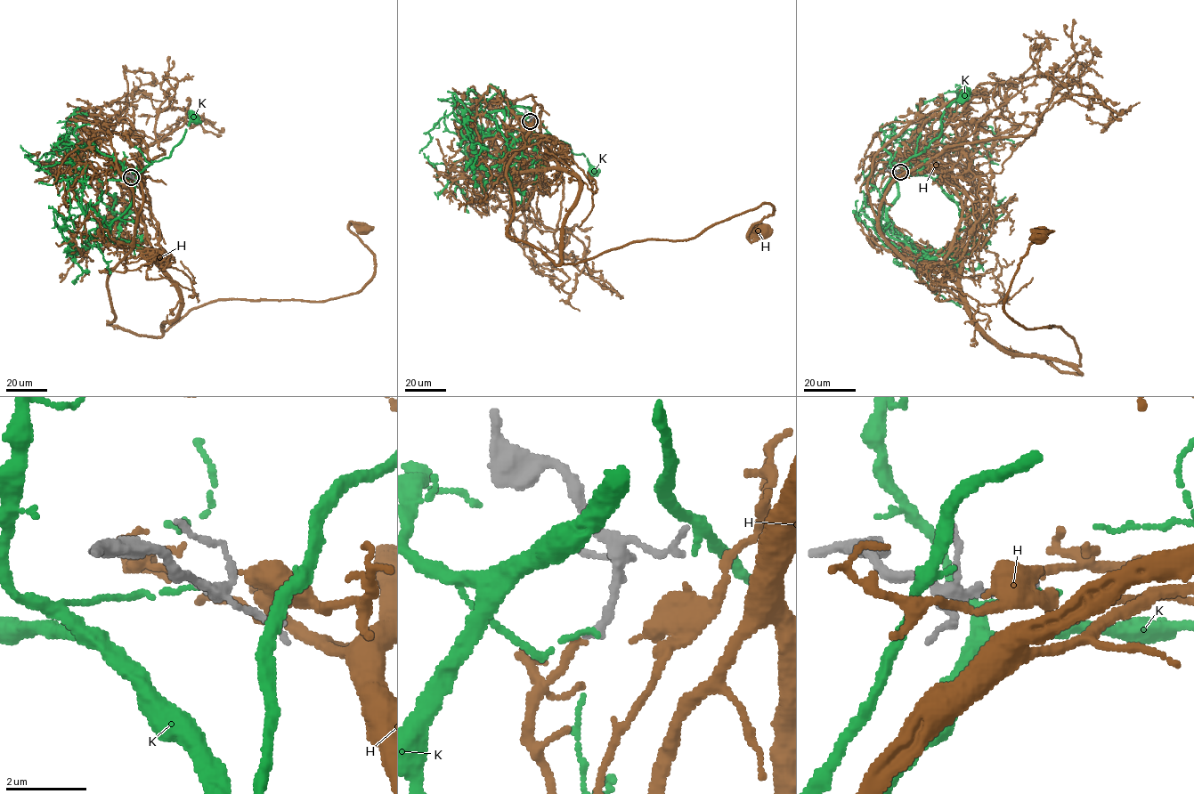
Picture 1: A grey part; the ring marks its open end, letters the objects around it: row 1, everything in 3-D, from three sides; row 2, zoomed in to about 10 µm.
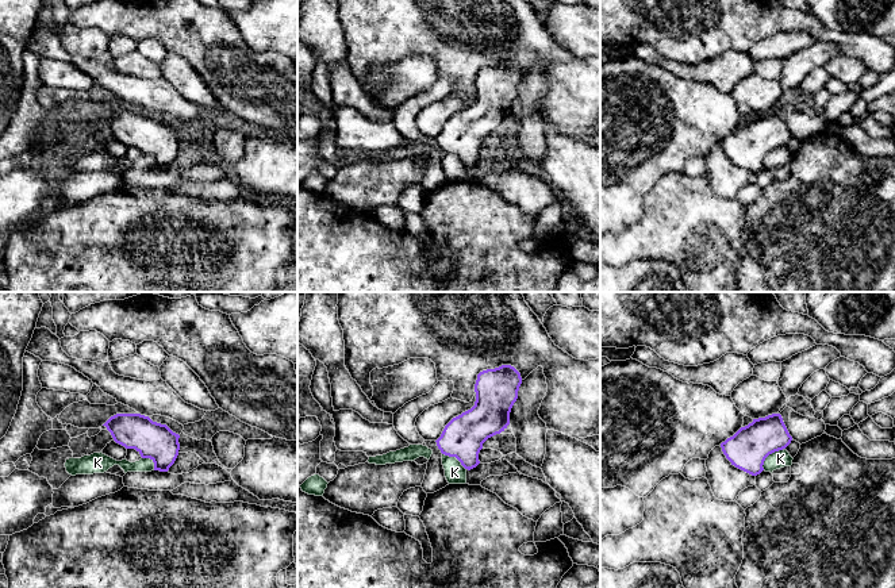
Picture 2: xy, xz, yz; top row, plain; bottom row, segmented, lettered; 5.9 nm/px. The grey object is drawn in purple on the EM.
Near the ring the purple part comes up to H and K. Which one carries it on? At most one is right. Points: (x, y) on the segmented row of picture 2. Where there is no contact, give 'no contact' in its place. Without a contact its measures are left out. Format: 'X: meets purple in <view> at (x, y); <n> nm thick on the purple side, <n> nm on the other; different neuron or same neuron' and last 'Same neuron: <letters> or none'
H: no contact; same neuron
K: meets purple in yz at (768, 454); 240 nm thick on the purple side, 100 nm on the other; different neuron
Same neuron: H

